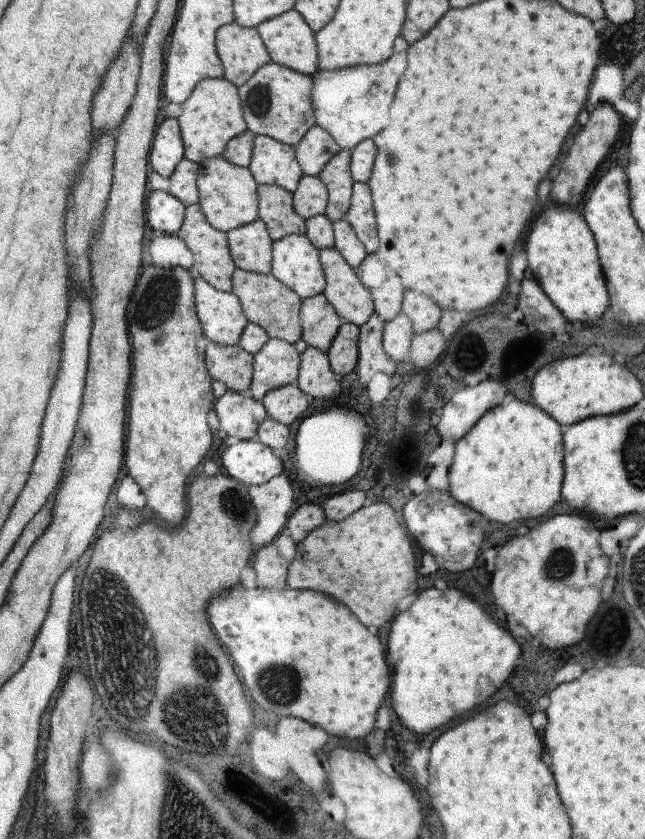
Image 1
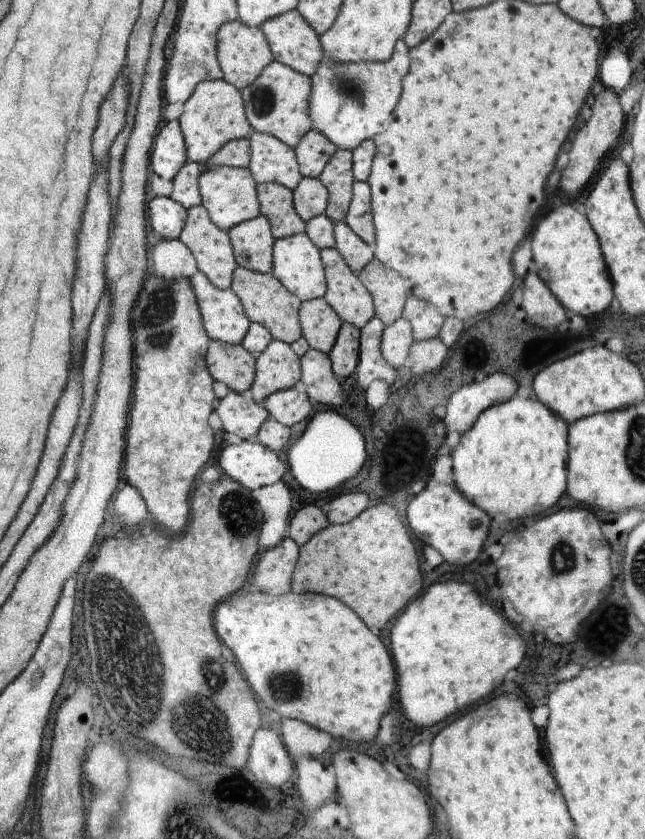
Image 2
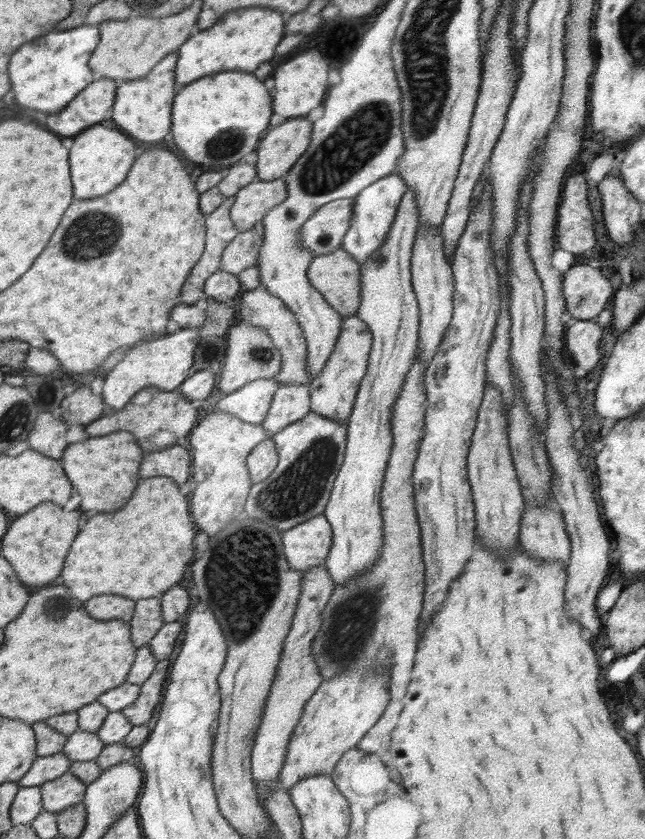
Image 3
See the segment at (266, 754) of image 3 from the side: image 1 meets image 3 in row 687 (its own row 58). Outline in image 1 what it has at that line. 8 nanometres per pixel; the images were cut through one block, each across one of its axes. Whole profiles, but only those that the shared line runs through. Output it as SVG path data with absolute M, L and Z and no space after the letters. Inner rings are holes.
M296 9L262 22L256 27L256 30L260 33L272 62L305 75L313 76L318 71L318 49L316 40L314 40L315 32L312 32L310 26L296 12Z

